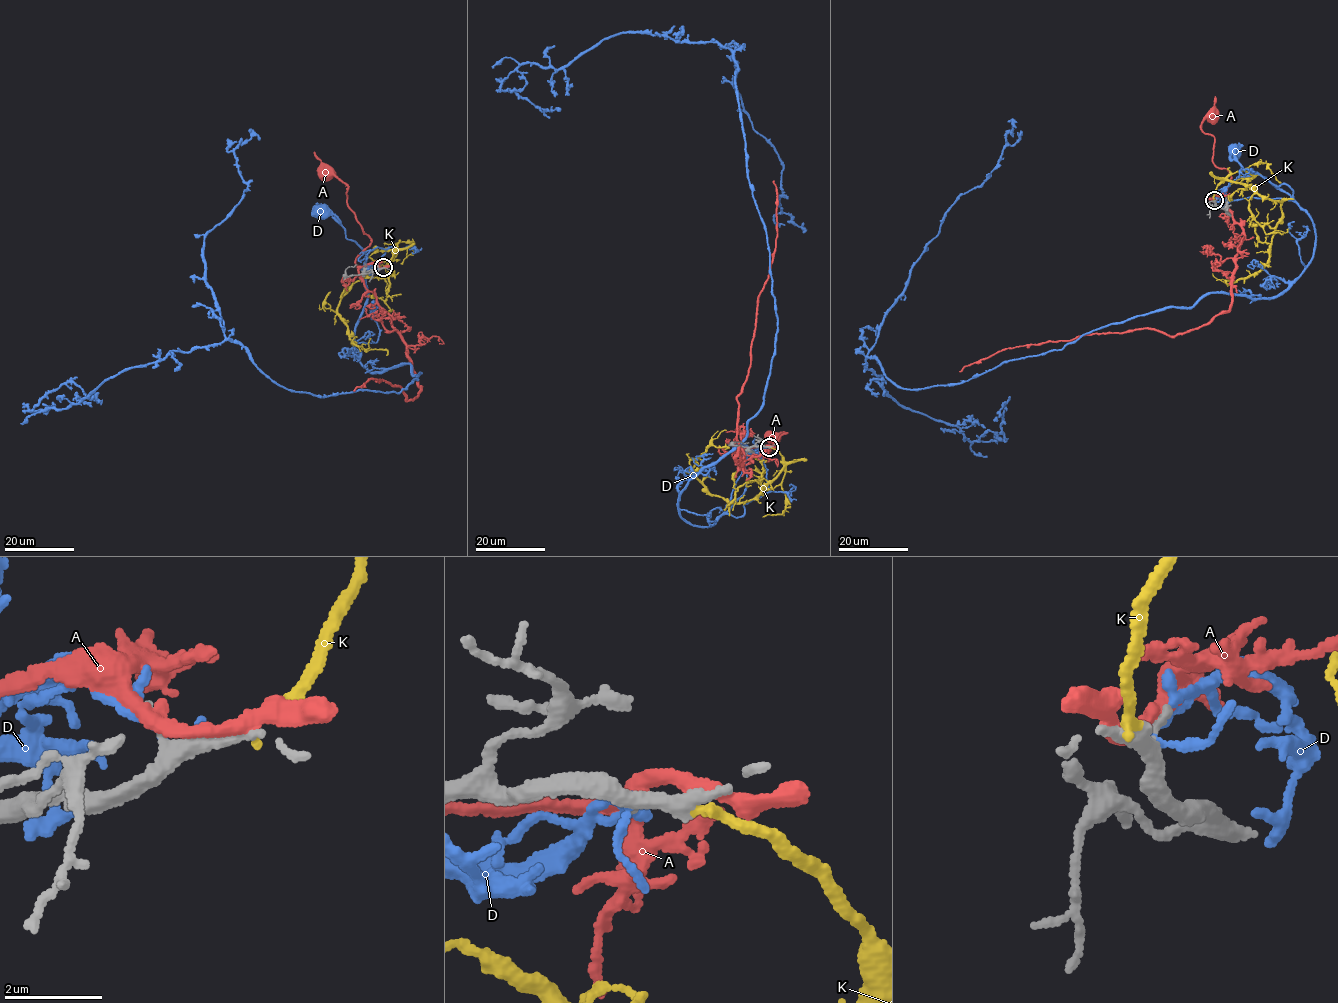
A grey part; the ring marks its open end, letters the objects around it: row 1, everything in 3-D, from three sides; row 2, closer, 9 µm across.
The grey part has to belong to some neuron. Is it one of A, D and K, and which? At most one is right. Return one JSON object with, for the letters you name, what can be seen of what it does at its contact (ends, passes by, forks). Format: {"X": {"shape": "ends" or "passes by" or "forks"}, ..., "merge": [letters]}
{"K": {"shape": "ends"}, "merge": ["K"]}

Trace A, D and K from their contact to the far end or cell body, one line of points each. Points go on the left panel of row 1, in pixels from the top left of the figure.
A: (384, 267), (356, 265), (356, 256), (369, 245), (369, 236), (349, 207), (347, 186), (332, 174), (323, 174)
D: (378, 267), (362, 267), (364, 277), (366, 257), (361, 247), (346, 238), (335, 215), (322, 212)
K: (383, 268), (397, 252), (391, 274), (356, 282), (341, 299), (337, 313), (355, 345), (384, 349), (386, 355)

